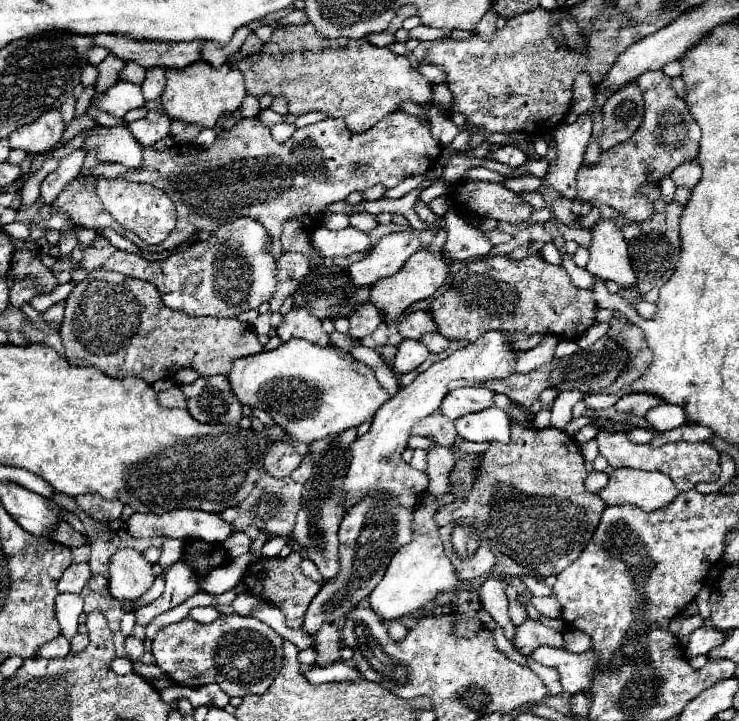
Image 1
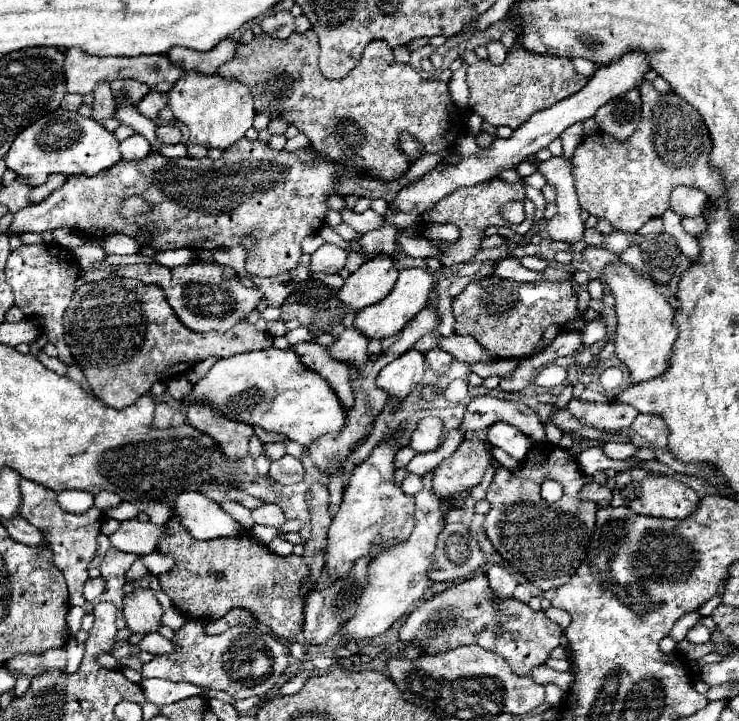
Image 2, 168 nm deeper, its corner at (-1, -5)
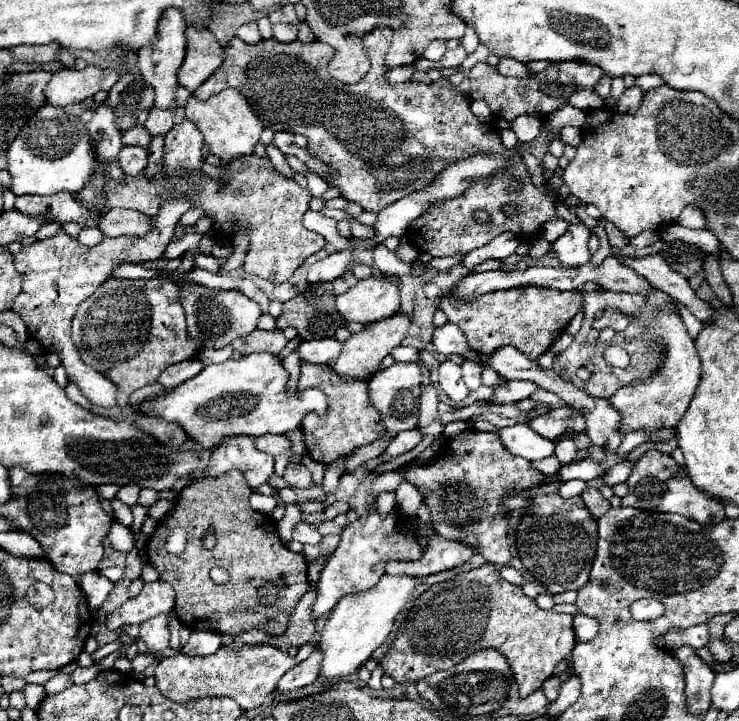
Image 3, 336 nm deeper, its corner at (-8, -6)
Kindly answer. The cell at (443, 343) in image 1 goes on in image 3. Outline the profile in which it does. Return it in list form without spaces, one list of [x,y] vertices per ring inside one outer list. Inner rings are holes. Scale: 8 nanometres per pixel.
[[[454,362],[440,364],[438,382],[440,382],[440,388],[444,390],[444,394],[454,402],[460,402],[468,396],[468,388],[464,386],[464,380],[462,380],[462,370]]]

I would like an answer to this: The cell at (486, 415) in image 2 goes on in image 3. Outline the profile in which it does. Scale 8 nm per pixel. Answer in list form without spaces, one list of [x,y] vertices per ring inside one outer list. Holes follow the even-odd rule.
[[[562,406],[556,410],[550,410],[534,420],[528,422],[540,436],[556,440],[568,432],[584,432],[586,430],[586,420],[580,410],[572,406]]]

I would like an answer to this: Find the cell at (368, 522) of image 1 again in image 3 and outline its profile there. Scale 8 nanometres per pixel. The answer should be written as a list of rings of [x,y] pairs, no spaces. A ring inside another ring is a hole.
[[[312,652],[310,658],[306,658],[304,662],[296,664],[292,670],[288,670],[280,682],[276,684],[276,690],[274,690],[274,696],[282,696],[290,690],[296,690],[296,688],[302,688],[302,686],[308,686],[312,684],[316,678],[318,678],[318,670],[320,670],[320,652]]]

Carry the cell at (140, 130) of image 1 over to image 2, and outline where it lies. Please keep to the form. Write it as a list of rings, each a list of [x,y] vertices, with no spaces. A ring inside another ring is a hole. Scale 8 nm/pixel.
[[[135,133],[129,139],[121,141],[121,155],[123,155],[123,159],[137,161],[137,159],[143,159],[145,155],[149,155],[149,153],[151,153],[149,141],[143,135],[139,135],[139,133]]]

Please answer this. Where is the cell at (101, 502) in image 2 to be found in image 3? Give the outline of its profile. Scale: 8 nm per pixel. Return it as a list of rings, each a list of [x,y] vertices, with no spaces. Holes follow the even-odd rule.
[[[128,484],[128,486],[122,486],[122,488],[120,488],[120,492],[116,494],[116,498],[122,500],[124,504],[128,504],[128,506],[134,506],[134,504],[138,502],[140,490],[142,490],[142,488],[140,488],[138,484]]]

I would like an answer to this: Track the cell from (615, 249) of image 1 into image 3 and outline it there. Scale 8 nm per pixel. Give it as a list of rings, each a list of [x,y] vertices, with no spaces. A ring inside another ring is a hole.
[[[662,312],[656,316],[656,322],[652,324],[648,338],[664,338],[666,342],[666,360],[658,370],[658,376],[646,382],[636,382],[630,386],[620,388],[612,398],[610,404],[620,412],[620,432],[636,432],[644,430],[650,434],[652,442],[660,442],[658,430],[660,428],[676,428],[680,418],[686,414],[690,400],[698,388],[700,382],[700,358],[694,346],[694,340],[688,336],[682,318],[676,312]]]

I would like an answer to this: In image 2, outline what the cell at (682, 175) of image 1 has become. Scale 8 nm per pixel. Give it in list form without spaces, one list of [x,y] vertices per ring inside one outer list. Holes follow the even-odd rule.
[[[675,187],[671,191],[671,209],[681,217],[699,217],[705,203],[707,195],[695,187]]]

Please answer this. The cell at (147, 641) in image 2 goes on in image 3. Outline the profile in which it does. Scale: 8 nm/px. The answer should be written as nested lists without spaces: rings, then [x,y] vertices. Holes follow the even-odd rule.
[[[202,630],[202,632],[192,632],[190,634],[190,640],[188,644],[182,648],[184,654],[190,654],[190,656],[204,656],[204,654],[214,654],[220,646],[222,646],[222,634],[218,632],[208,632],[208,630]]]

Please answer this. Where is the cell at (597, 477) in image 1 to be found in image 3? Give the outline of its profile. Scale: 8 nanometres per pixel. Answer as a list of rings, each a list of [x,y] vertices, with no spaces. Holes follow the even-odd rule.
[[[586,488],[582,492],[582,500],[584,500],[586,508],[592,512],[594,520],[600,520],[610,510],[610,500],[606,500],[596,488]]]

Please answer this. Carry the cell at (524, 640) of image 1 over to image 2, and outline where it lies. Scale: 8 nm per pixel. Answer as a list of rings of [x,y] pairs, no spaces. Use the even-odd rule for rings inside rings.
[[[475,575],[459,585],[421,603],[399,629],[401,641],[419,641],[424,653],[441,653],[461,645],[481,645],[483,649],[501,655],[517,675],[529,675],[531,667],[541,665],[549,653],[561,645],[563,629],[545,617],[543,611],[533,611],[525,603],[505,601],[495,605],[485,575]]]

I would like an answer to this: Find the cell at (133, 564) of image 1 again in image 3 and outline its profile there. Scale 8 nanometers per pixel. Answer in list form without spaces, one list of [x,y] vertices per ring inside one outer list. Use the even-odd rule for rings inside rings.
[[[168,614],[154,616],[140,624],[140,640],[148,646],[148,652],[158,660],[176,656],[180,650],[170,648],[170,630],[168,630]]]

